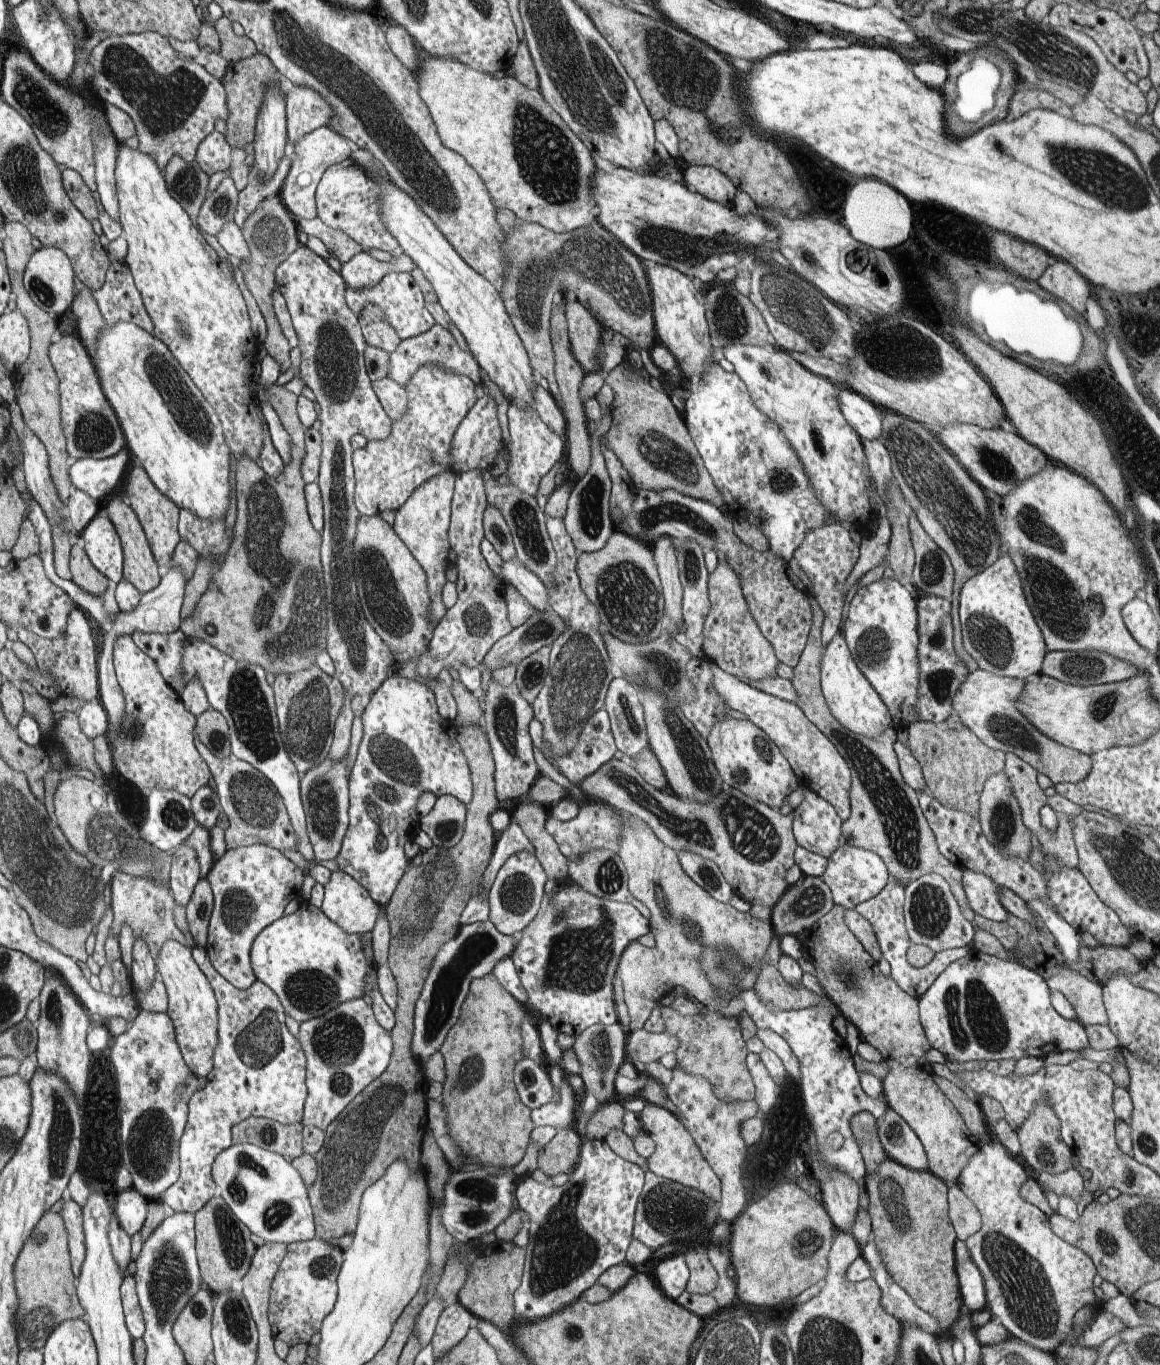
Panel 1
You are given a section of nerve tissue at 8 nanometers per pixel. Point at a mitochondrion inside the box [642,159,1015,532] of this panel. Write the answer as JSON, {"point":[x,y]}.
{"point":[793,306]}

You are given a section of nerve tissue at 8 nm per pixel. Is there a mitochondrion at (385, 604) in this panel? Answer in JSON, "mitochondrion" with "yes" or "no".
{"mitochondrion":"yes"}

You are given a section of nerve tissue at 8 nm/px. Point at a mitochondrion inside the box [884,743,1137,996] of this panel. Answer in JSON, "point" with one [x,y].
{"point":[929,907]}

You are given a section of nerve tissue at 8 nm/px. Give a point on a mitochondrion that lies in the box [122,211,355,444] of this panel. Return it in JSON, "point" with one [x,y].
{"point":[183,329]}

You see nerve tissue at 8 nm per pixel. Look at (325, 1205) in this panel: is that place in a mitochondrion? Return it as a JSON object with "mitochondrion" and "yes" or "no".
{"mitochondrion":"yes"}

